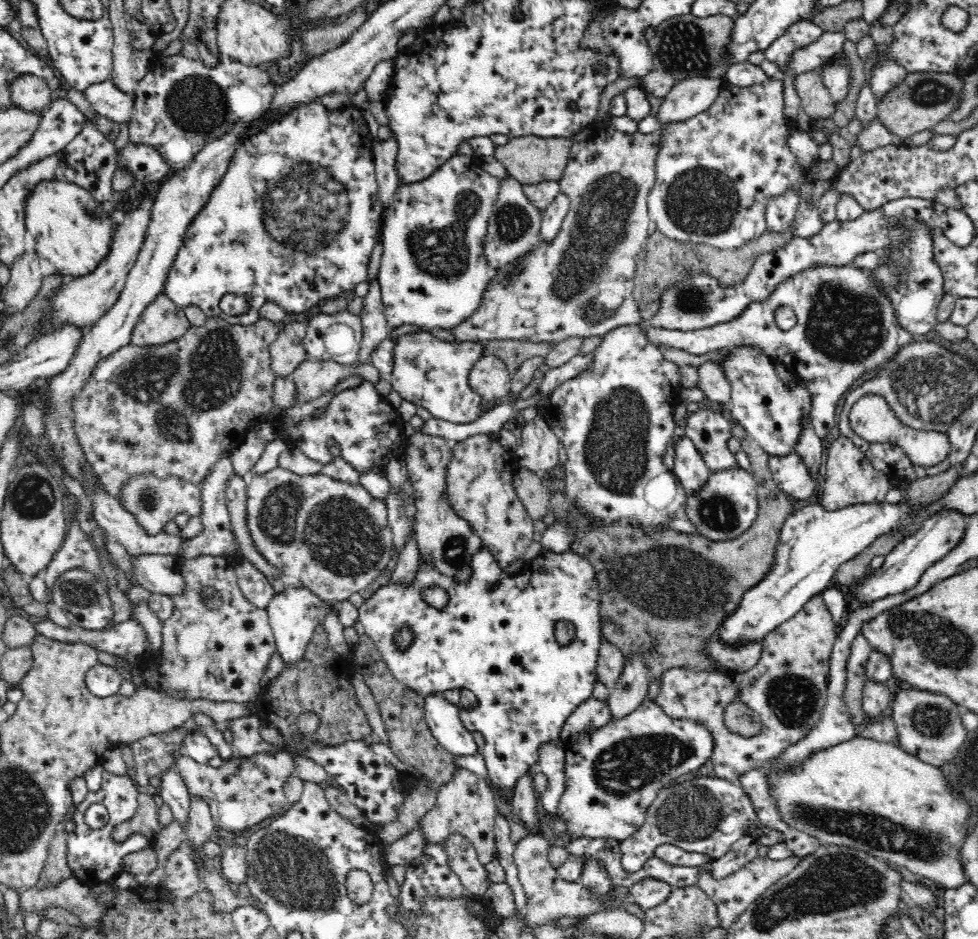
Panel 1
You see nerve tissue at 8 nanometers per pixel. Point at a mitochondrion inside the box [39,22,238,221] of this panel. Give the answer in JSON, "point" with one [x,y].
{"point":[196,104]}

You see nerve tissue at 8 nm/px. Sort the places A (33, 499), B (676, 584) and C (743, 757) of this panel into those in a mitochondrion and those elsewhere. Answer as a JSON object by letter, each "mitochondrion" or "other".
{"A":"mitochondrion","B":"mitochondrion","C":"other"}

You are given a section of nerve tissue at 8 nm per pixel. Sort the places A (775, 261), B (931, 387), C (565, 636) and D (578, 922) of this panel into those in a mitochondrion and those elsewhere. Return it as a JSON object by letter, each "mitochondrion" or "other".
{"A":"other","B":"mitochondrion","C":"mitochondrion","D":"other"}

